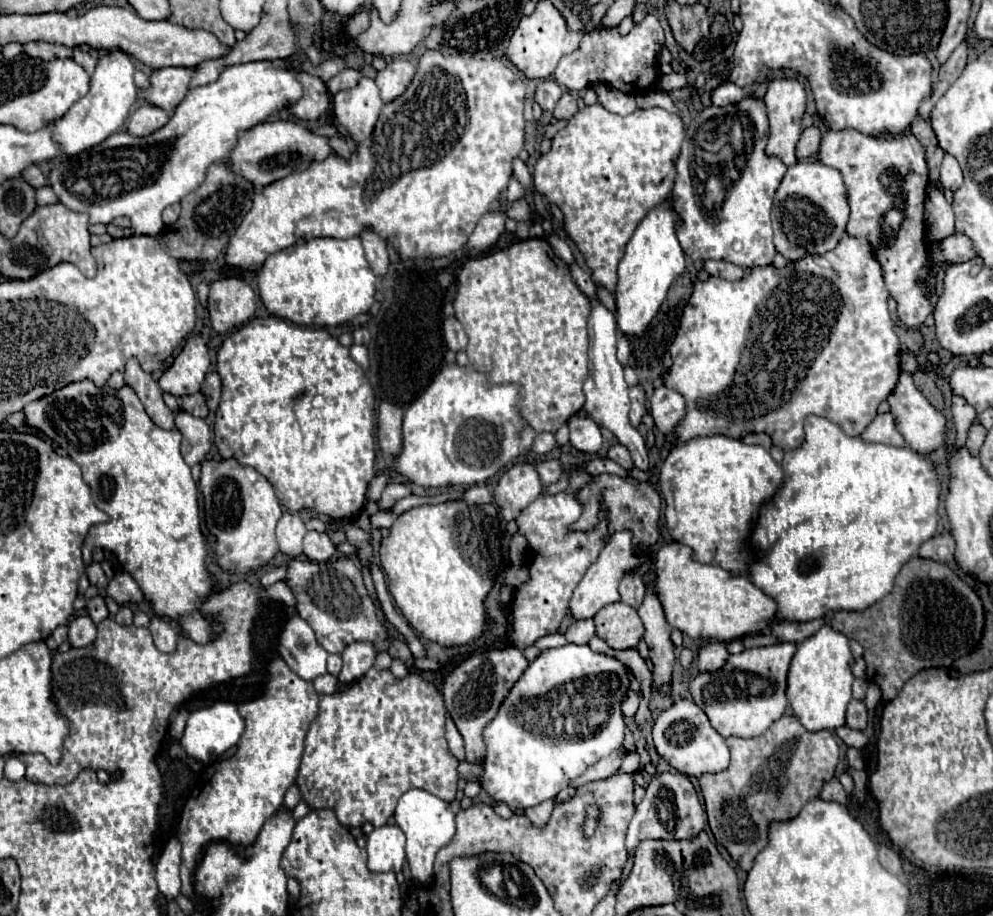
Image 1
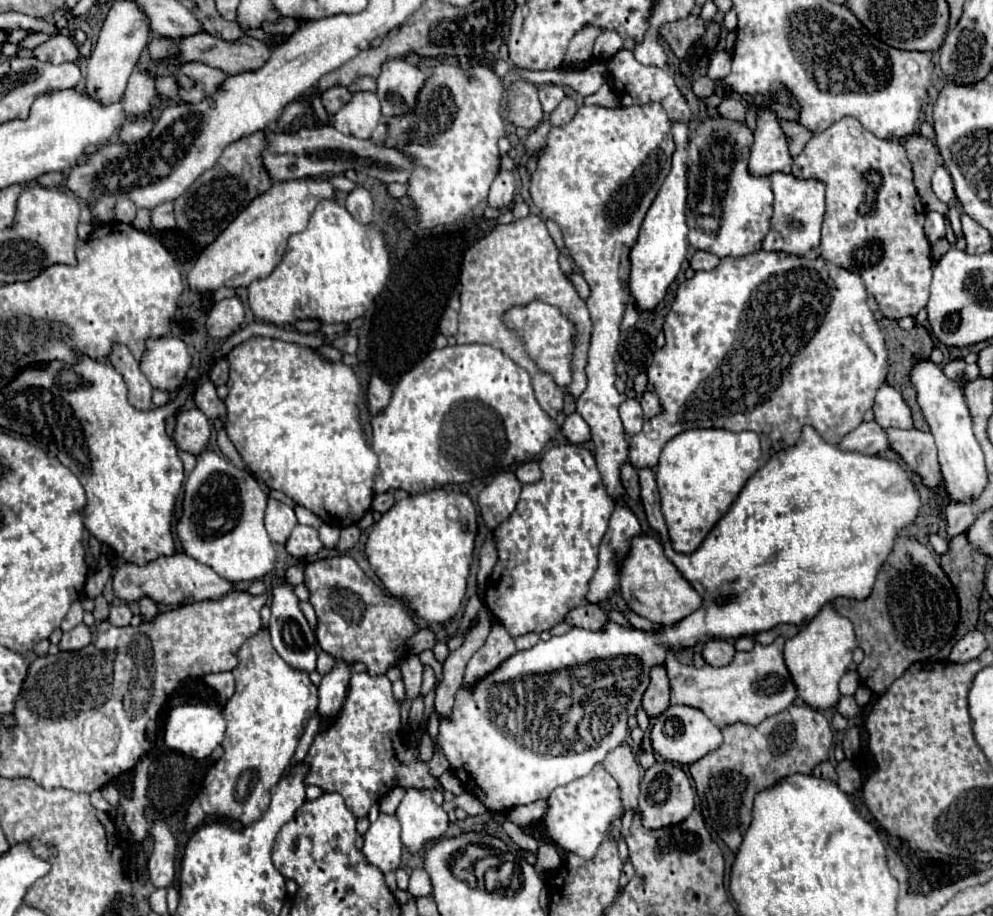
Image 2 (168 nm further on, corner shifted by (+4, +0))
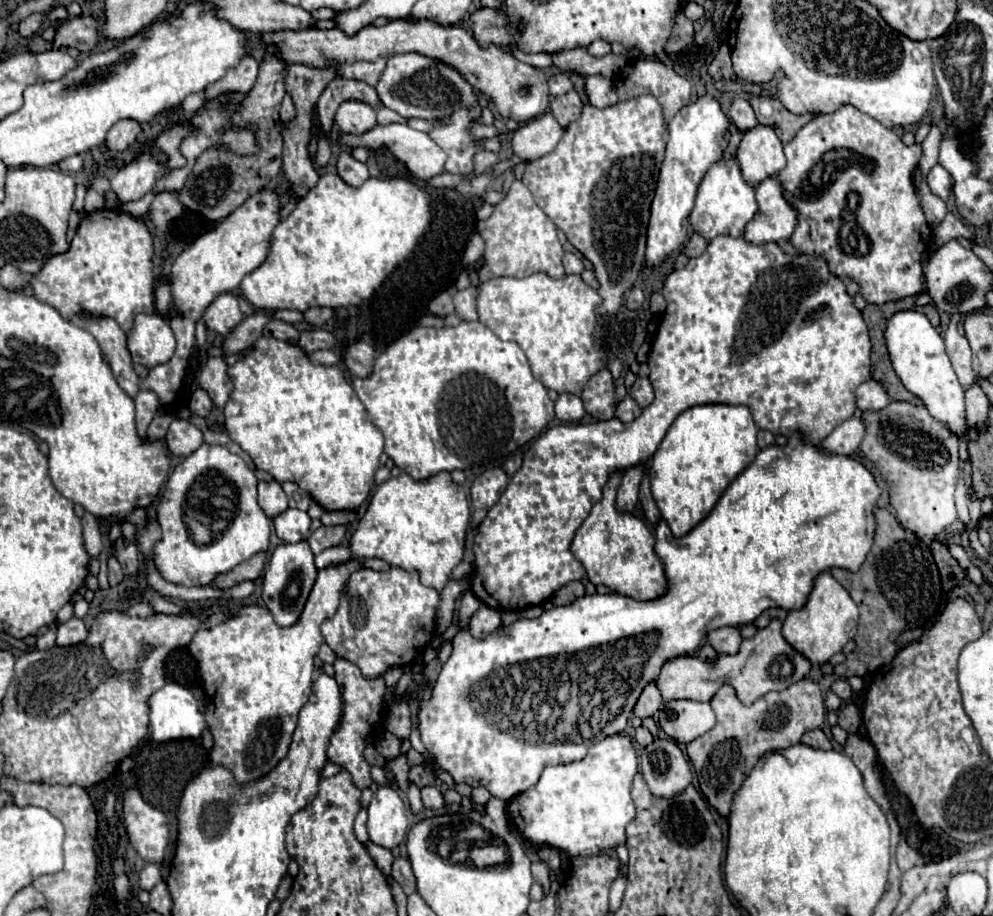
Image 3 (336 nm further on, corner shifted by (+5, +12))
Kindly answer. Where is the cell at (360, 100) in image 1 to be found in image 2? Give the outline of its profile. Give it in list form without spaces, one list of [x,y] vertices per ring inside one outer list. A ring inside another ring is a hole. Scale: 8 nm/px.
[[[361,91],[355,93],[353,99],[337,111],[337,115],[333,117],[335,121],[333,127],[345,135],[369,139],[381,117],[383,115],[381,115],[381,105],[377,101],[377,95]]]

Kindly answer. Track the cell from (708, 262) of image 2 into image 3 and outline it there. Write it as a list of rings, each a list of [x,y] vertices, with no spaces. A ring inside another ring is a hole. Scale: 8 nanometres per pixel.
[[[694,233],[694,235],[690,237],[690,241],[688,241],[688,245],[684,247],[684,253],[686,253],[688,257],[700,257],[700,255],[706,251],[706,247],[708,247],[708,241],[706,241],[702,235]]]

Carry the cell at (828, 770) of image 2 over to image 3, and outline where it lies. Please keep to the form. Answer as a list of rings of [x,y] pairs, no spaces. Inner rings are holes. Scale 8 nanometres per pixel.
[[[816,729],[816,731],[812,731],[812,733],[806,733],[806,735],[802,737],[802,743],[808,745],[808,747],[812,747],[812,749],[822,749],[822,751],[830,751],[830,749],[832,749],[830,739],[828,739],[820,729]]]

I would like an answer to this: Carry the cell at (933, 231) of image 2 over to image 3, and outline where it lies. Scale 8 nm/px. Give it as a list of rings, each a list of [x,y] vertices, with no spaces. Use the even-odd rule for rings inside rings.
[[[940,163],[930,169],[930,173],[928,173],[928,186],[932,189],[932,193],[934,193],[936,197],[948,199],[948,195],[950,195],[950,191],[952,191],[952,185],[954,185],[952,175],[950,175]]]

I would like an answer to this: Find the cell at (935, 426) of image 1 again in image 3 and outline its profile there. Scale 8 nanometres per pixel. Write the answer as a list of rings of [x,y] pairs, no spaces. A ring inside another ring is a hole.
[[[874,379],[862,383],[858,389],[856,389],[856,405],[862,409],[862,411],[878,411],[878,409],[884,409],[888,407],[888,403],[892,403],[888,391]]]

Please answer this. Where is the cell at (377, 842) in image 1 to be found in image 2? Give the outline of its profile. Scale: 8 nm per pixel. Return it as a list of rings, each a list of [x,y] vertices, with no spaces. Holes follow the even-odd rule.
[[[383,811],[365,833],[365,845],[361,851],[367,857],[367,861],[379,867],[383,873],[395,871],[399,867],[401,847],[403,847],[399,833],[401,829],[397,817],[387,815]]]

